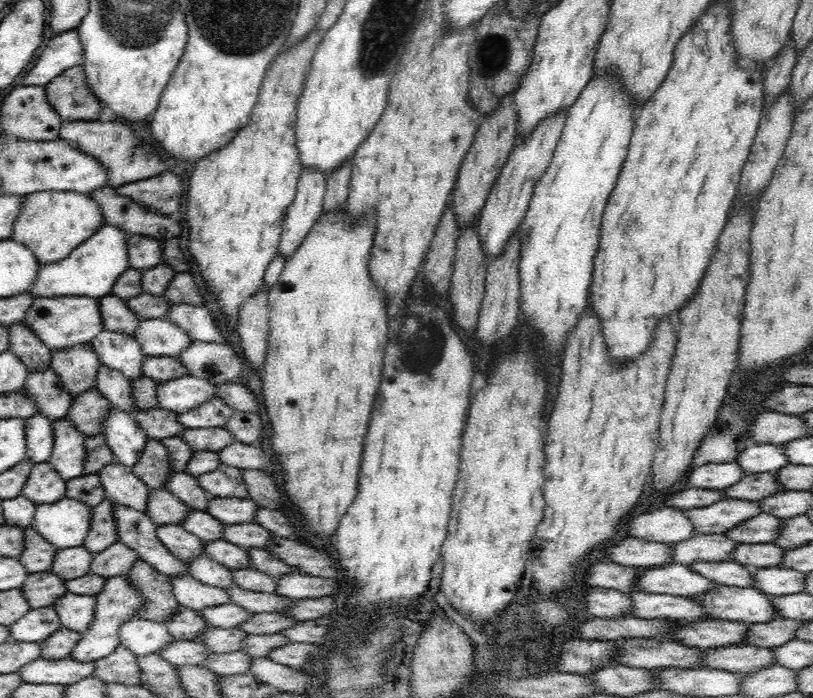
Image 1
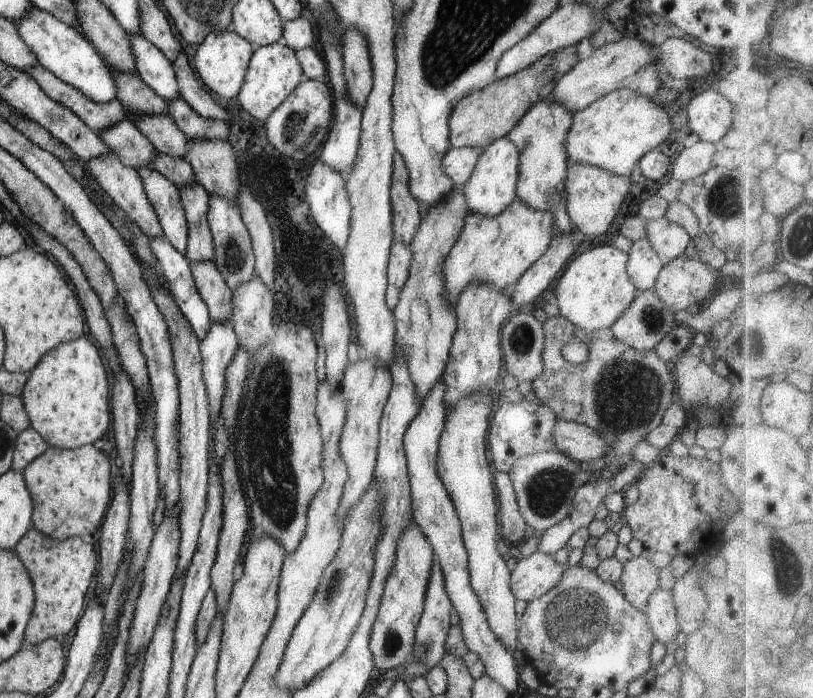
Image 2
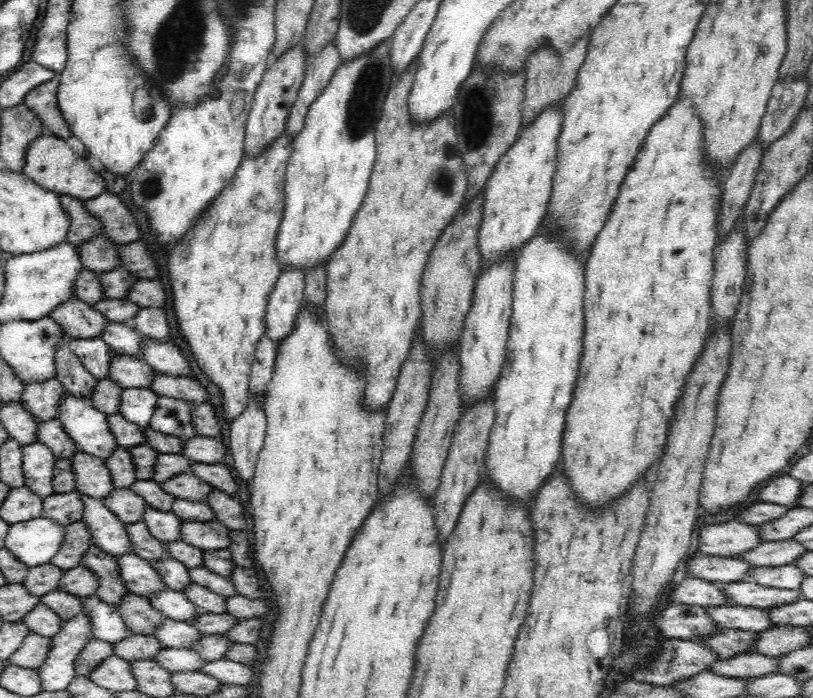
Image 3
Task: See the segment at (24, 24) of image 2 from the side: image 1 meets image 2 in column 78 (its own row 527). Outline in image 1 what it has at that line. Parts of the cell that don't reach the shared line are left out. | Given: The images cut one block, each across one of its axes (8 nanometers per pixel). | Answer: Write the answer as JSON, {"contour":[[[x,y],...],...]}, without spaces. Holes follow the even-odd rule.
{"contour":[[[62,497],[52,504],[36,507],[31,526],[58,550],[84,544],[92,522],[92,507],[72,499]]]}

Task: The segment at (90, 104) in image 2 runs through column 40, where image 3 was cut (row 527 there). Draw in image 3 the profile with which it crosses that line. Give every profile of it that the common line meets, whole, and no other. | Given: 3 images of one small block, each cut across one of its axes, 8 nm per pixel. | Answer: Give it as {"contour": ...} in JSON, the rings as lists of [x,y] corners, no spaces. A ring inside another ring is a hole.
{"contour":[[[76,521],[66,526],[64,542],[60,544],[56,554],[49,560],[64,572],[80,565],[84,554],[92,546],[92,535],[84,521]]]}

